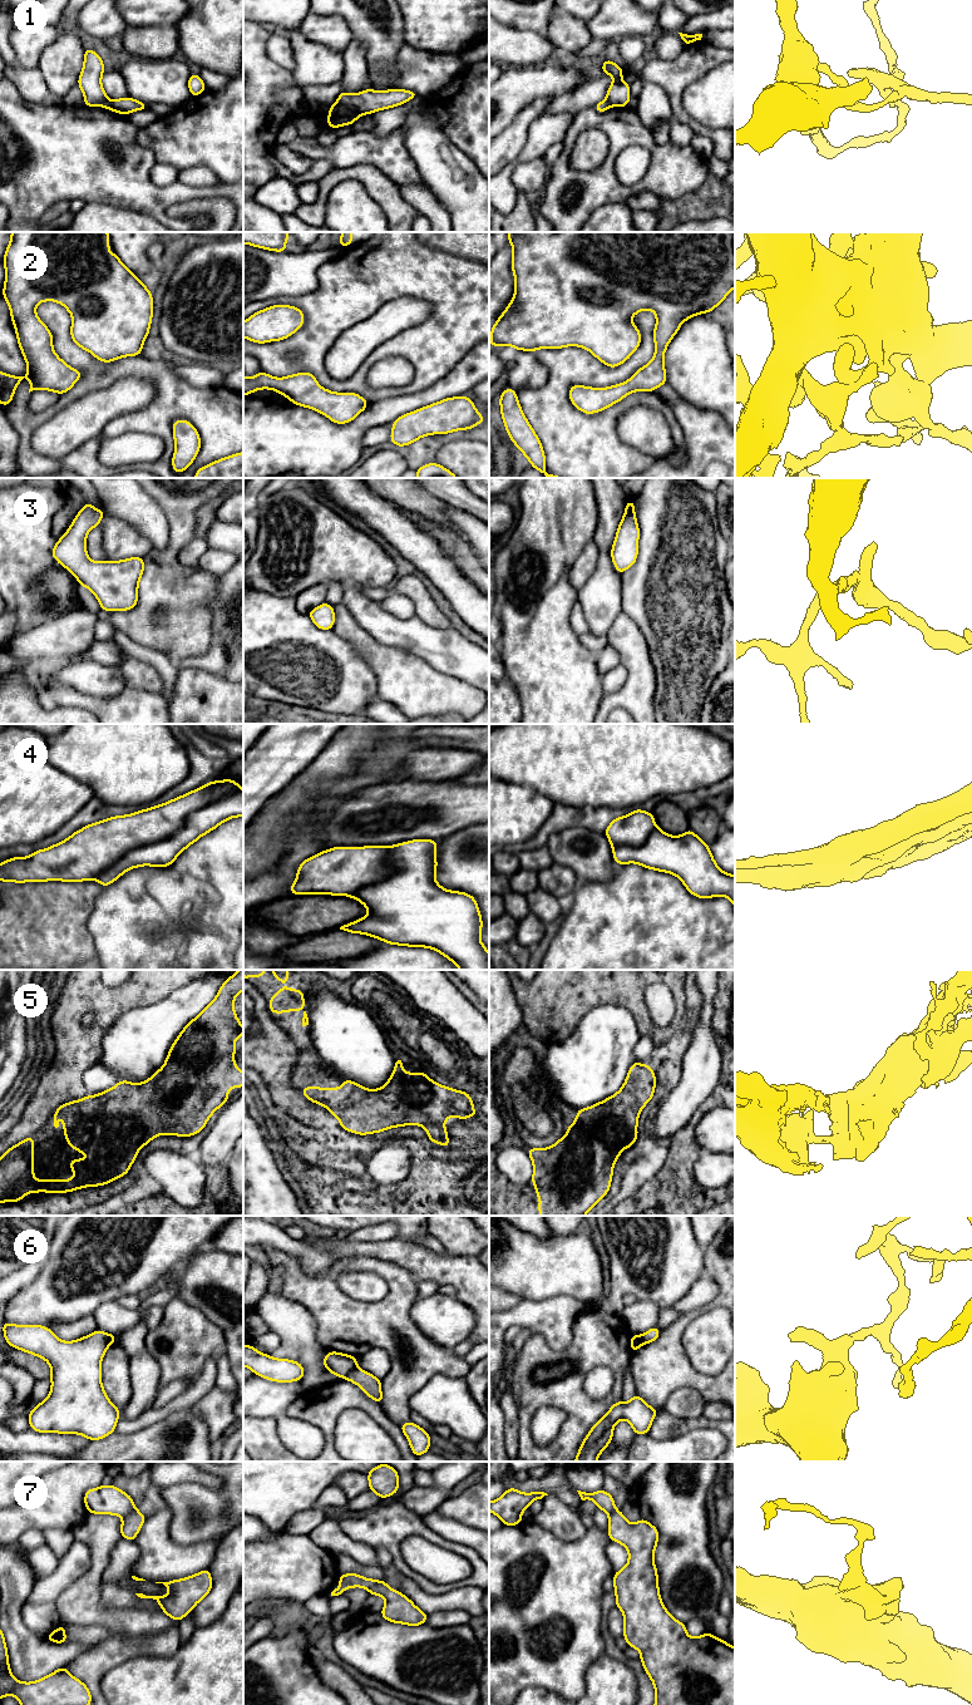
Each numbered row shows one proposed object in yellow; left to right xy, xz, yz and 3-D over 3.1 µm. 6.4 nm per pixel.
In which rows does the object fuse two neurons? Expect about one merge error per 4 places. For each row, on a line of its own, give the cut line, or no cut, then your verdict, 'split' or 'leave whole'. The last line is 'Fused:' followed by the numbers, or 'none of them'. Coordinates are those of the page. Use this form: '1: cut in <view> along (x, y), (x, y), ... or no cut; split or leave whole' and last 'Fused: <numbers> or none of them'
1: cut in xz along (338, 102), (353, 107), (360, 114); split
2: no cut; leave whole
3: no cut; leave whole
4: cut in xy along (240, 788), (196, 809), (171, 834), (128, 849), (93, 878); split
5: no cut; leave whole
6: cut in xz along (356, 1366), (345, 1378); split
7: cut in xy along (136, 1508), (123, 1518); split
Fused: 1, 4, 6, 7

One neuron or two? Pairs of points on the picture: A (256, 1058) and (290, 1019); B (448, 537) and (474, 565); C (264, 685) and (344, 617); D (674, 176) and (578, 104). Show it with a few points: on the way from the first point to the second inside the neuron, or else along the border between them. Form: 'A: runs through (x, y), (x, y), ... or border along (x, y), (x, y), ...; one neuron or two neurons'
A: border along (270, 1013), (284, 1029); two neurons
B: runs through (453, 543), (468, 558); one neuron
C: border along (331, 629), (354, 648); two neurons
D: border along (593, 107), (587, 107), (575, 114); two neurons

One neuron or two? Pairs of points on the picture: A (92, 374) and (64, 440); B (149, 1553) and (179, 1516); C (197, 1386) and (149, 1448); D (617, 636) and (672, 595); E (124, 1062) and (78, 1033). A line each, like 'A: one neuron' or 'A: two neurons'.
A: two neurons
B: two neurons
C: two neurons
D: two neurons
E: two neurons

